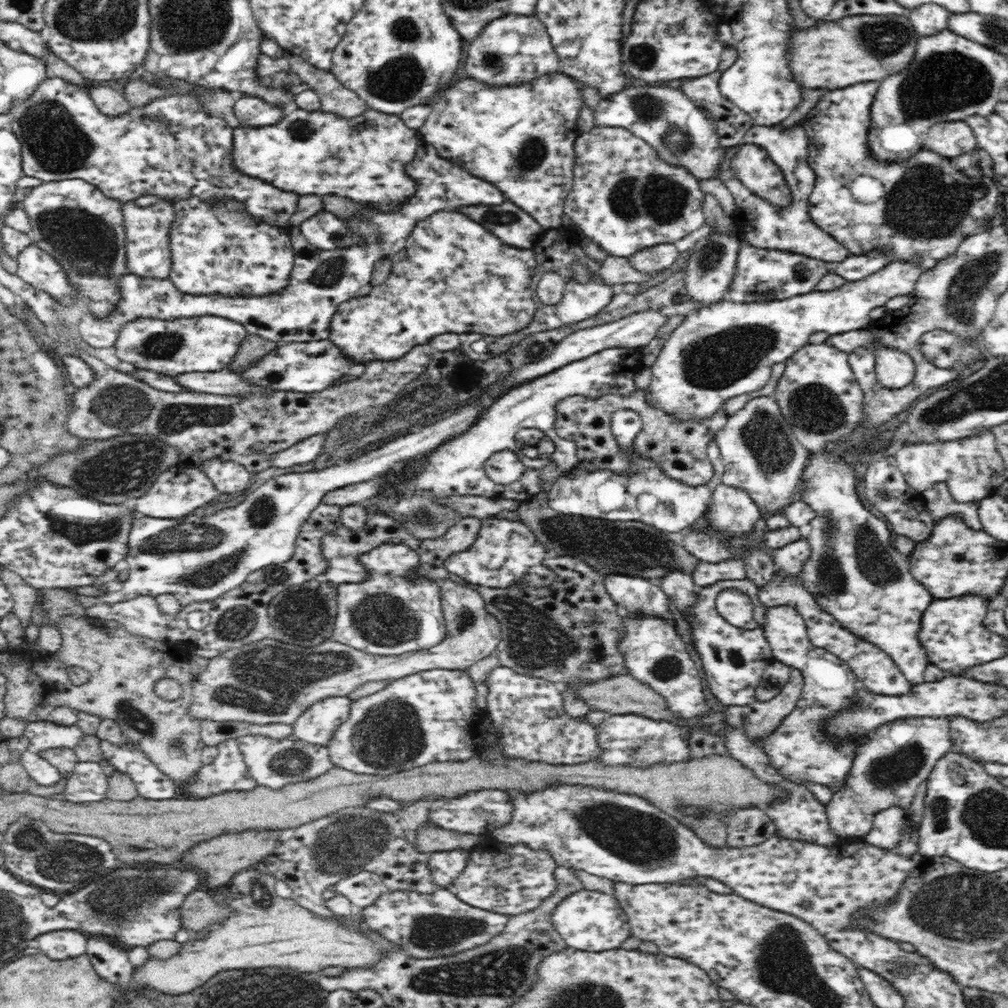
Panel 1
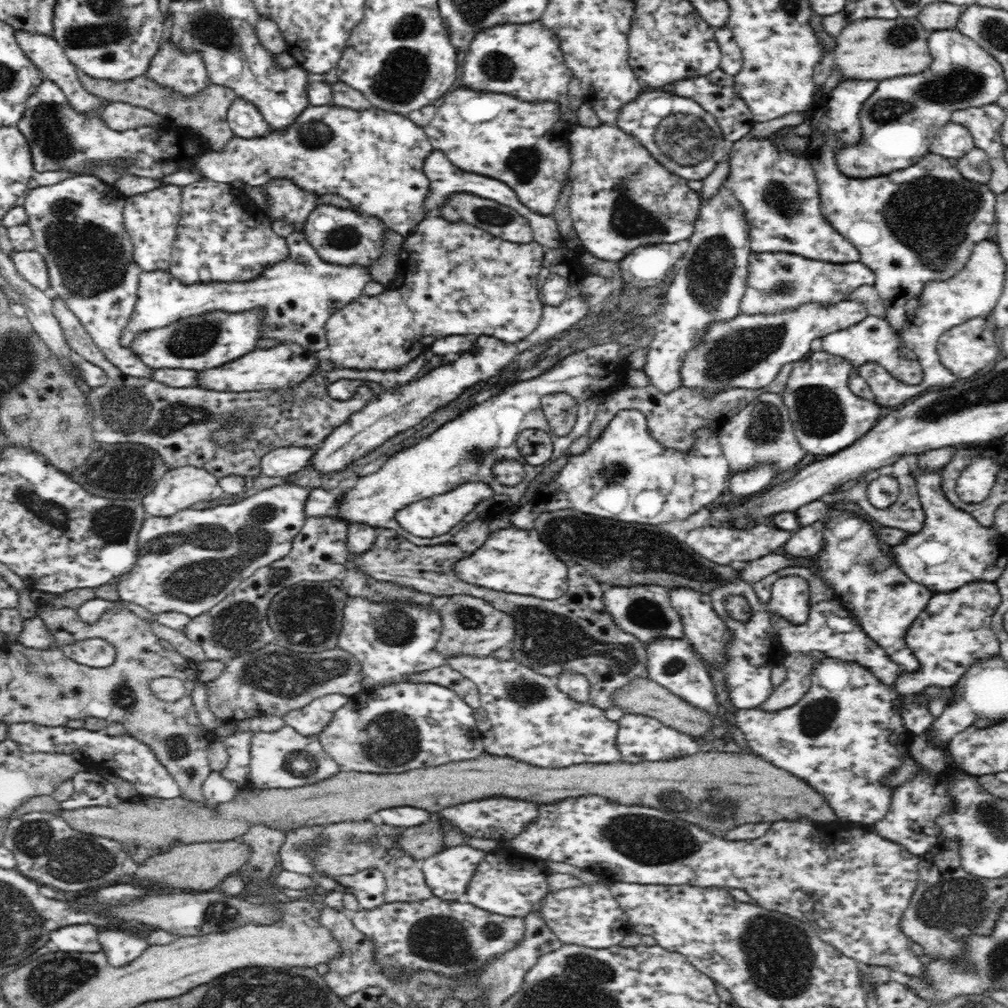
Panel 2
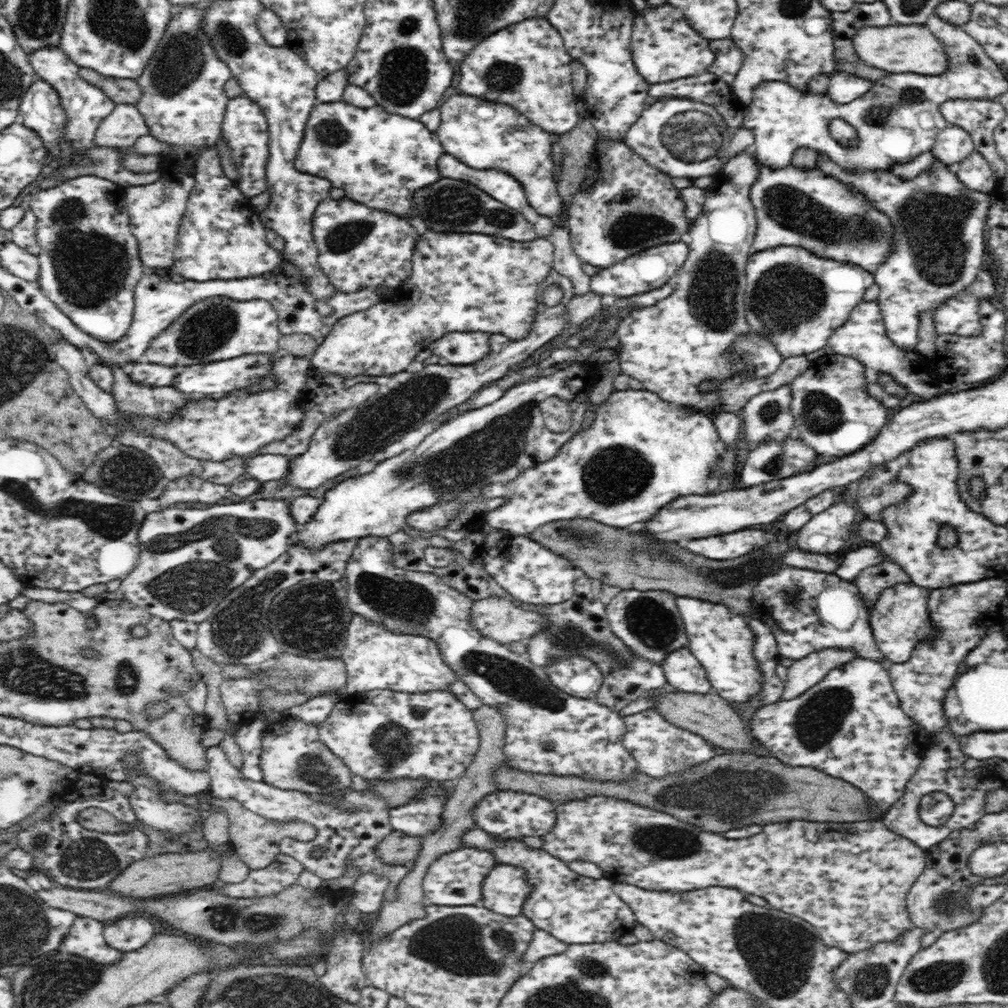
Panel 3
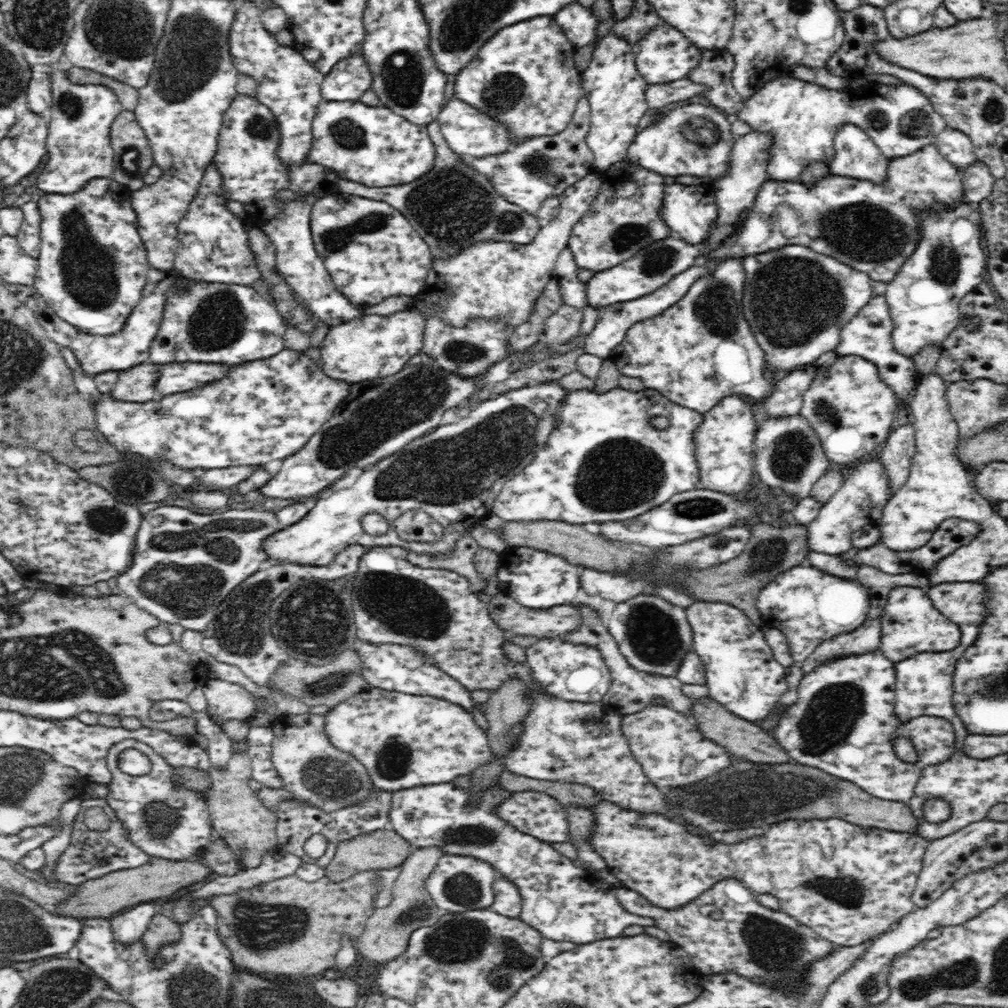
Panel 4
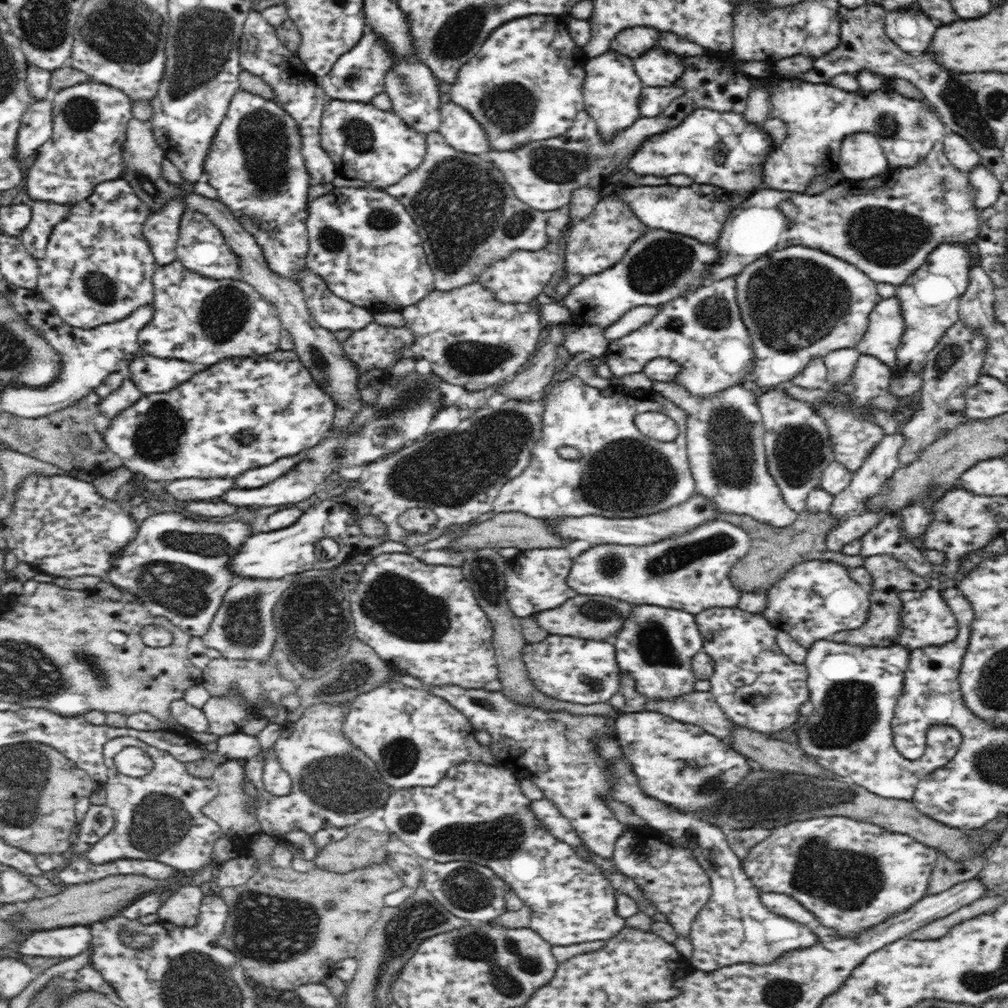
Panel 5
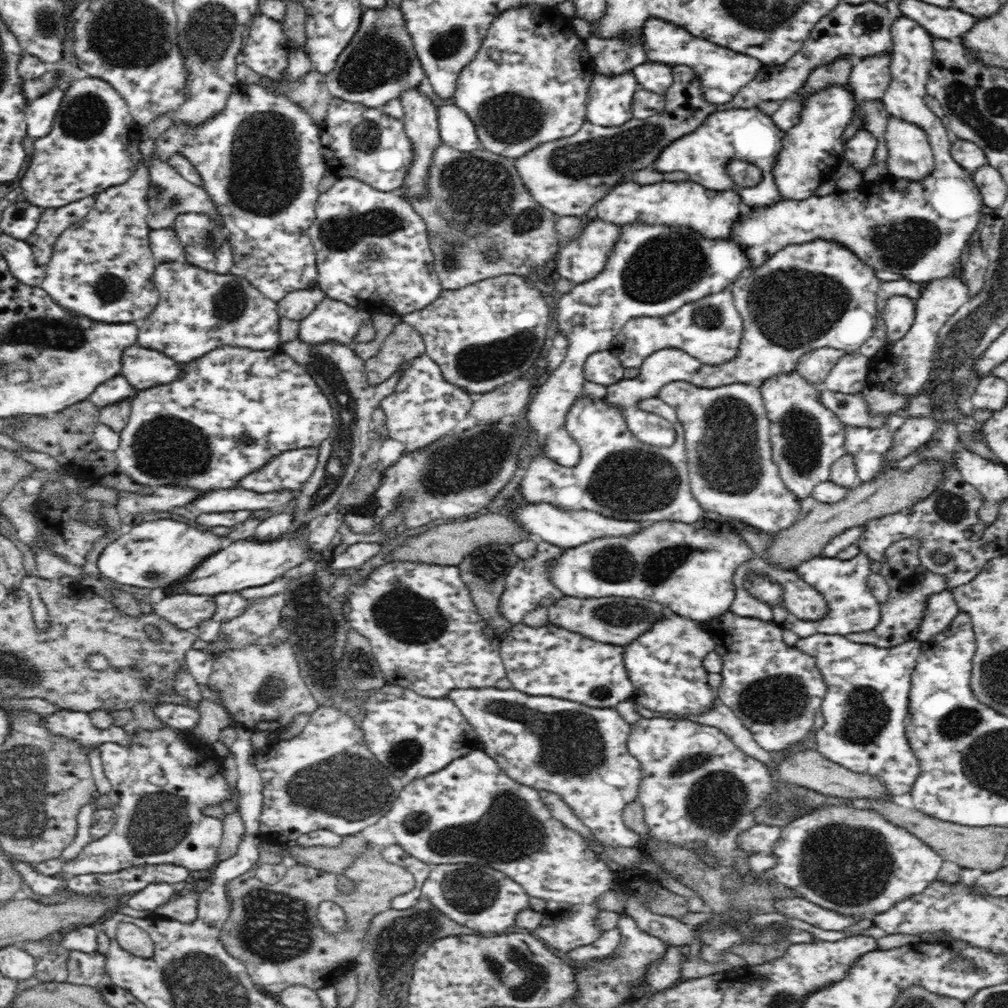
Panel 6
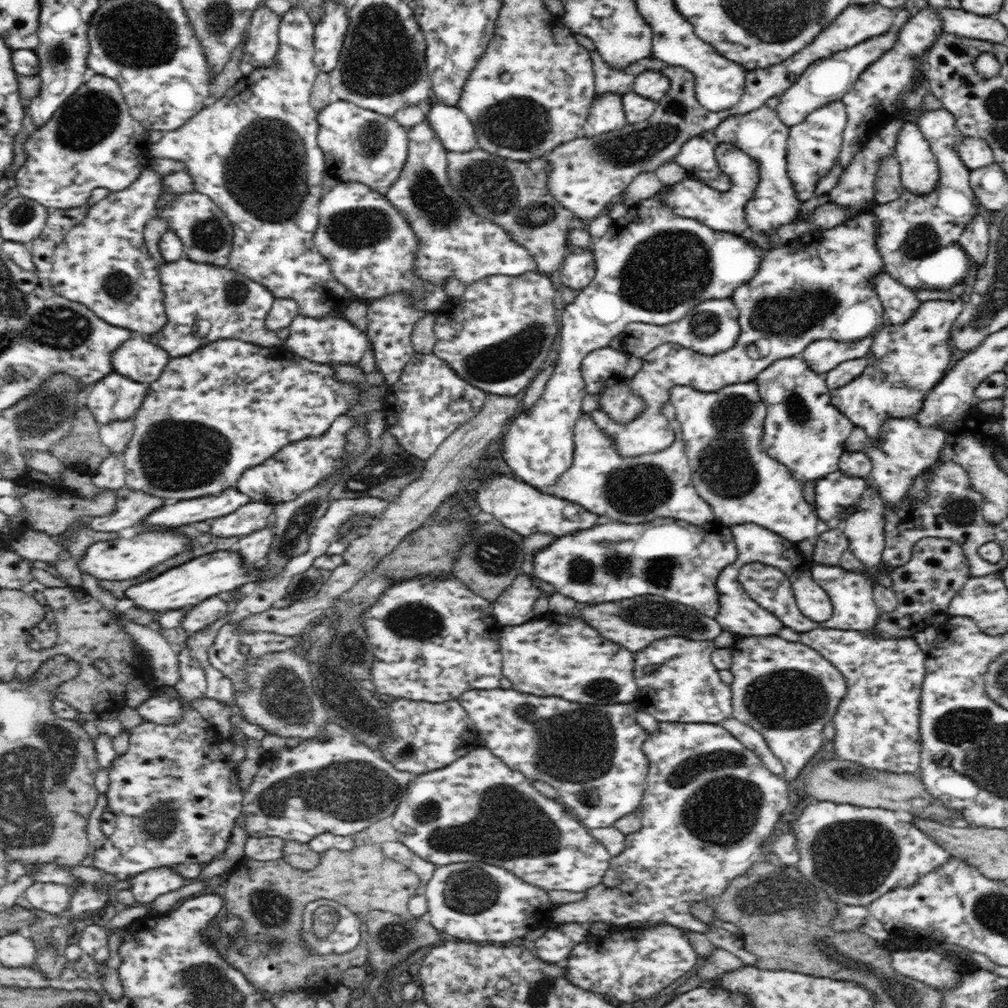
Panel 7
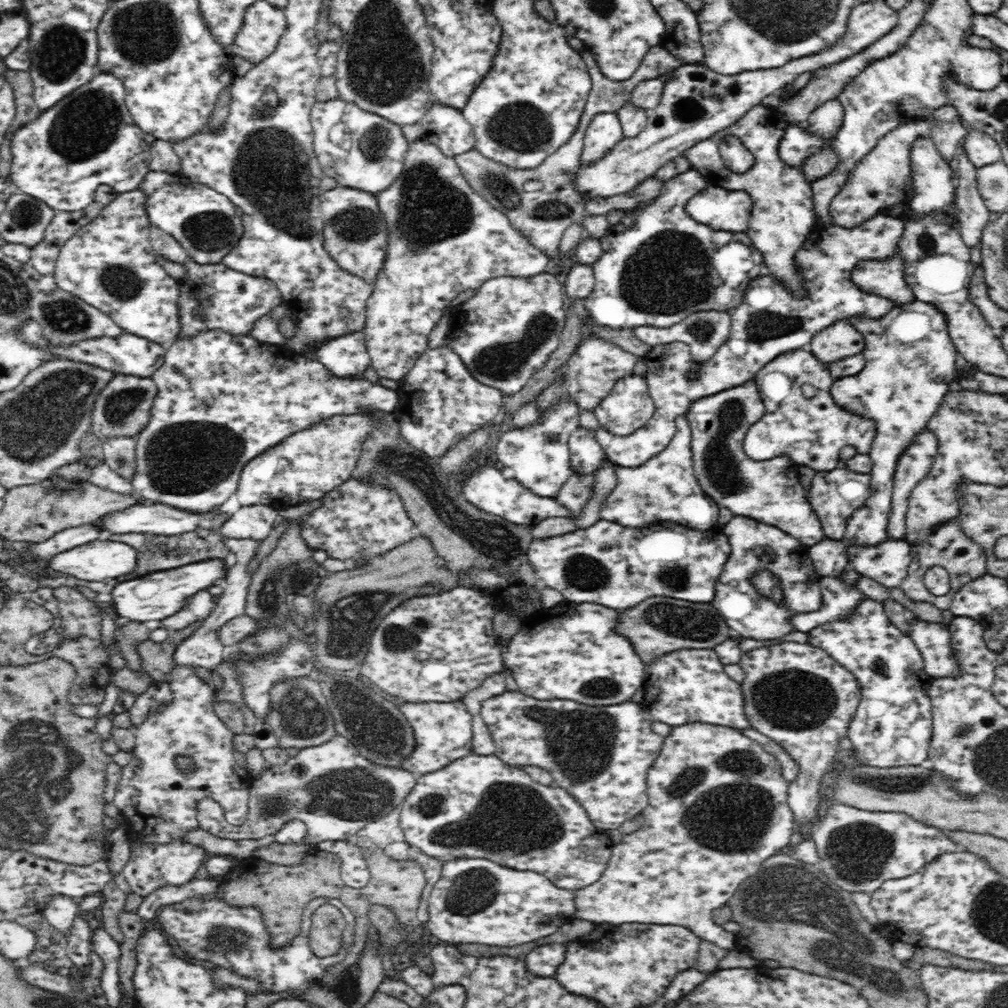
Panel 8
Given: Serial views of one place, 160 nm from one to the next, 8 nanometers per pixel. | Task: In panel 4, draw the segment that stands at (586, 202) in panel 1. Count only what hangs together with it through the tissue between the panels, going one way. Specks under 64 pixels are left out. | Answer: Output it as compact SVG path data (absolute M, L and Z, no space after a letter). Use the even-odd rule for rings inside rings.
M629 160L616 162L606 169L594 169L600 179L598 194L590 209L574 224L567 246L580 268L594 273L608 270L653 242L675 236L662 217L664 177Z

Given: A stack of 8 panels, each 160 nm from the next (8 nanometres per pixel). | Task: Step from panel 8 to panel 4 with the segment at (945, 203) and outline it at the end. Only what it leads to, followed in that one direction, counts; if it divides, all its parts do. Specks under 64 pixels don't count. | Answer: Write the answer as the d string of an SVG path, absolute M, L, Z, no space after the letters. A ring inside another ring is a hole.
M784 76L768 82L750 100L741 102L736 117L741 122L750 125L752 132L768 134L772 138L767 162L767 178L772 180L795 180L799 179L802 170L809 162L816 160L830 161L835 156L833 139L836 128L844 122L860 126L870 136L874 144L887 159L906 157L926 145L934 145L938 136L947 127L944 121L934 110L926 94L918 91L902 81L898 85L868 84L863 89L852 92L827 90L820 86L794 79L792 76Z

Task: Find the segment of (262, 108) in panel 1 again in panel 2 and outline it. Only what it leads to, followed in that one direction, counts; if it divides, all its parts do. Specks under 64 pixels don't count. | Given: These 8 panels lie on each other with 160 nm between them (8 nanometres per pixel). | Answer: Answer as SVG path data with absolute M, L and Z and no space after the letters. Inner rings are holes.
M241 97L235 99L230 106L227 121L233 135L239 138L262 137L270 132L269 124L258 108Z

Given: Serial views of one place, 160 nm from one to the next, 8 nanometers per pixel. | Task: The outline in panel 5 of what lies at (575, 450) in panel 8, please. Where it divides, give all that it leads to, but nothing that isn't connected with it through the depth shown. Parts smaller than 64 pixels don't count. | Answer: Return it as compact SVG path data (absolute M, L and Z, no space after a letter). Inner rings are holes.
M576 376L571 379L560 381L552 386L551 391L547 394L546 408L543 414L541 437L538 442L534 445L531 452L531 461L528 468L525 468L516 478L511 478L502 488L493 500L492 510L495 513L522 513L527 517L552 520L554 518L578 518L590 515L598 515L604 518L632 518L646 514L652 514L660 510L666 510L670 506L676 506L680 502L688 500L692 494L696 493L695 480L689 467L689 458L687 455L687 412L676 406L671 400L663 397L658 391L652 389L641 390L641 389L630 389L622 384L618 386L608 386L606 388L594 388L588 383L585 383L581 378ZM642 412L662 412L666 416L675 420L675 423L679 426L679 434L674 438L673 441L665 442L658 441L656 439L648 438L646 435L640 433L636 423L634 423L634 417ZM562 447L572 447L578 451L578 458L562 458L559 453Z

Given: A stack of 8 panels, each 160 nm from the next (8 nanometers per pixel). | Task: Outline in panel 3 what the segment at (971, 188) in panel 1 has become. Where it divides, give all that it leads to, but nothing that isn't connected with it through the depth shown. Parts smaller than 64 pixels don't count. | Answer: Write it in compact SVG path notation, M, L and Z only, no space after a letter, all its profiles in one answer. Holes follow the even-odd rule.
M834 73L830 75L830 84L827 96L835 104L848 104L854 102L870 91L874 82L865 80L857 75L848 75L845 73ZM818 153L816 158L816 167L820 169L826 176L832 177L846 185L852 193L860 193L862 199L866 199L866 203L870 203L873 208L876 208L877 212L884 214L892 224L892 242L890 242L890 252L886 254L886 260L882 264L878 264L878 268L872 272L873 282L878 285L879 288L879 297L877 298L878 307L880 307L880 312L883 316L883 321L885 322L885 327L887 328L887 335L890 337L890 340L898 348L902 348L904 351L915 351L915 346L918 342L918 314L921 312L930 312L940 304L944 302L946 298L952 298L954 294L958 294L960 290L964 290L970 282L977 277L978 270L985 264L987 260L987 236L985 235L986 220L988 220L988 214L990 214L991 206L991 195L988 192L980 192L978 190L972 190L967 186L964 186L960 179L957 177L957 174L948 169L948 165L943 162L934 160L934 164L928 168L922 174L914 176L914 178L900 178L898 175L890 171L872 171L867 170L864 172L852 172L846 169L843 169L838 164L831 162L830 159L822 154Z

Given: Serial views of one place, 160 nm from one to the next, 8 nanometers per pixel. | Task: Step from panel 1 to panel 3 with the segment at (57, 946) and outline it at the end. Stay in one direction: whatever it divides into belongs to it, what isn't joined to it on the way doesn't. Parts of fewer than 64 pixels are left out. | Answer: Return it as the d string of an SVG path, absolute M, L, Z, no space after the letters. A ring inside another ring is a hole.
M76 918L70 932L62 936L62 949L100 964L116 962L122 953L106 943L103 935L105 925L92 918Z

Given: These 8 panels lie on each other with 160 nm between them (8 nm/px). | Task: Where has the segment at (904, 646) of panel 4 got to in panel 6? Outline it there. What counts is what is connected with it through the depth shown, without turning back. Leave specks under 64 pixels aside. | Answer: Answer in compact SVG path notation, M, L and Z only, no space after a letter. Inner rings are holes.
M944 590L928 596L926 610L916 639L925 643L934 635L946 633L960 612L950 591Z

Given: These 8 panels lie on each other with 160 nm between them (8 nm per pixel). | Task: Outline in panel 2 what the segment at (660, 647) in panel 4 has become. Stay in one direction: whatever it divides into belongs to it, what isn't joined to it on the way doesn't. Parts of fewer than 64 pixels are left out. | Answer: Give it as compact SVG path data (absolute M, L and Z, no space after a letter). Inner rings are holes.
M657 585L612 586L603 592L603 601L614 623L622 631L633 634L640 642L646 644L656 636L684 638L681 617L671 605L669 590Z

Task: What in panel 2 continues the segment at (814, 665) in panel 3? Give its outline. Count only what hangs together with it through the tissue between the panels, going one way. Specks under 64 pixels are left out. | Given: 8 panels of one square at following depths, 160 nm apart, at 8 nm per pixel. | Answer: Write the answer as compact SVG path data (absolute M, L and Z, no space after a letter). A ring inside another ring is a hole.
M816 652L798 654L790 659L786 663L787 675L784 682L758 708L767 713L777 713L800 701L813 689L811 680L815 661Z

